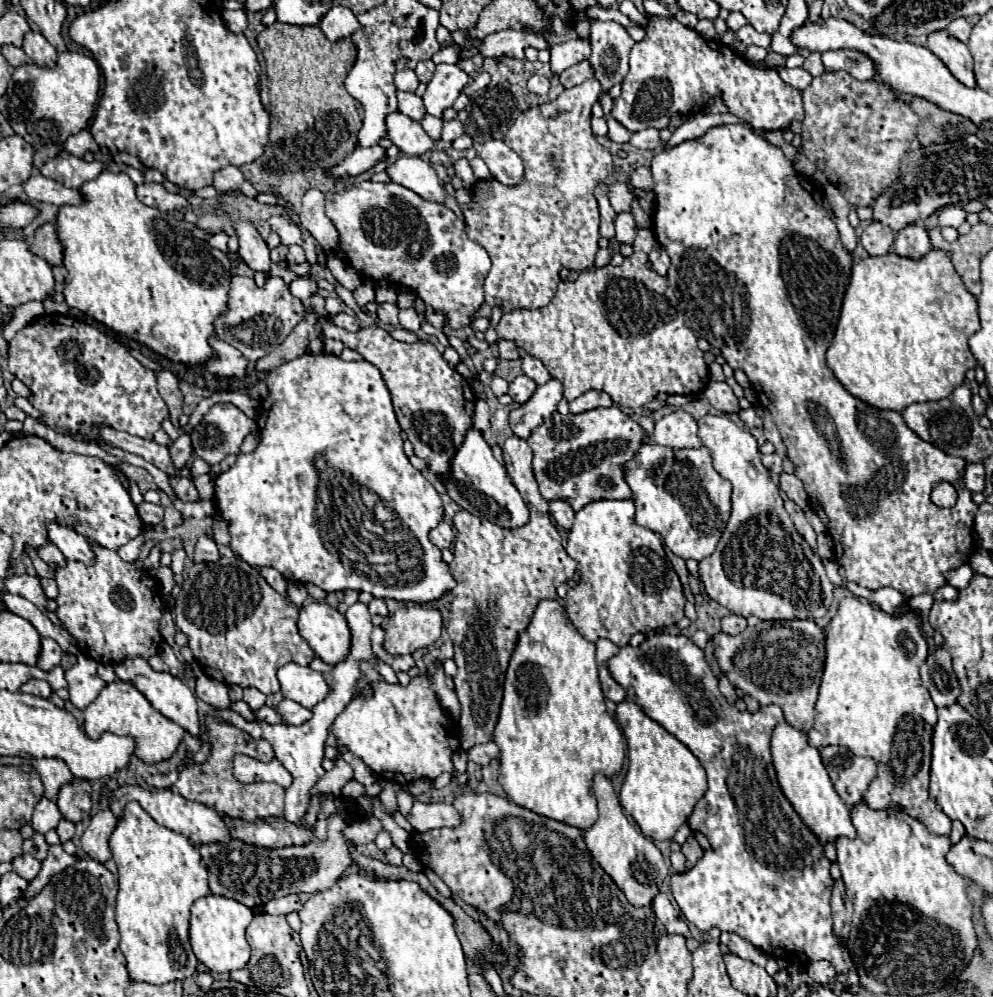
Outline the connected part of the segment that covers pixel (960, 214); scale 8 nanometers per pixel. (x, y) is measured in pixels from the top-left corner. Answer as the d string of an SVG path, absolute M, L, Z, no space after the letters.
M961 204L946 205L944 209L940 209L938 219L940 219L938 227L946 227L946 225L950 225L950 227L960 227L960 225L966 221L966 211L962 209Z

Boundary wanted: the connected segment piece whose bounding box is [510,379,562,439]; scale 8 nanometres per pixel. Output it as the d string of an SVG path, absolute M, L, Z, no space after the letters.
M550 379L548 383L540 385L524 405L516 407L510 413L512 431L518 437L528 439L532 429L538 427L540 423L544 423L544 419L556 411L560 399L562 399L562 383L560 381Z

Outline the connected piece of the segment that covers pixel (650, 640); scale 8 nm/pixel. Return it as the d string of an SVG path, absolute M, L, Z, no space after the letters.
M654 633L654 635L648 635L646 641L638 647L632 647L632 645L624 645L620 647L620 651L610 657L606 661L606 667L608 671L612 673L614 681L620 683L624 689L626 689L626 697L630 701L634 701L636 705L642 707L642 711L654 719L656 723L660 723L668 733L672 733L678 741L682 741L696 757L698 761L702 763L702 767L706 769L706 775L708 775L708 789L704 793L704 797L696 803L692 815L690 815L690 827L694 831L700 831L708 837L712 849L708 853L704 853L704 857L686 873L676 873L672 875L672 895L676 899L676 903L680 905L680 911L684 913L684 917L694 923L700 931L710 931L712 927L718 927L720 931L728 931L728 933L736 933L740 935L742 939L750 941L754 947L762 949L766 955L772 955L772 957L784 957L788 963L794 961L794 965L806 965L808 961L820 961L820 959L826 959L834 965L834 969L838 973L846 973L848 967L846 963L850 961L850 955L846 951L846 947L840 945L840 941L834 937L832 933L832 913L830 913L830 891L832 891L832 885L834 885L834 879L830 877L830 861L826 859L824 855L824 847L820 845L820 841L816 839L816 835L802 823L802 819L798 817L798 813L794 811L794 807L788 803L788 799L784 797L780 785L778 785L778 779L776 779L776 771L774 771L774 765L772 765L772 759L770 759L770 737L772 737L772 731L778 723L784 723L784 713L778 705L766 705L766 707L760 707L758 713L740 713L734 705L728 705L724 695L720 693L718 689L718 679L714 677L714 673L710 671L706 659L704 659L704 651L700 647L696 647L692 643L692 639L684 637L684 635L666 635L666 633Z

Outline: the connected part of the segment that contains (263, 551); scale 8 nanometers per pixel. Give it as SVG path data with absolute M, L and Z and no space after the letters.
M304 353L302 357L288 361L274 371L268 373L266 379L268 385L268 399L262 403L262 417L256 419L260 429L260 443L252 453L238 453L236 465L230 467L226 473L218 475L214 481L214 505L220 513L220 517L228 523L230 531L230 549L248 565L252 567L274 567L280 571L288 581L296 583L312 583L326 593L334 591L366 591L380 599L398 599L398 601L412 601L412 603L430 603L440 599L444 593L452 591L456 587L456 579L450 575L448 563L442 561L442 553L432 541L428 539L428 533L432 527L440 523L444 517L442 501L438 491L422 477L418 469L414 469L408 461L408 457L402 451L402 437L400 437L400 425L396 421L390 393L384 385L384 379L380 371L368 363L368 361L342 361L336 355L320 353L310 355Z

